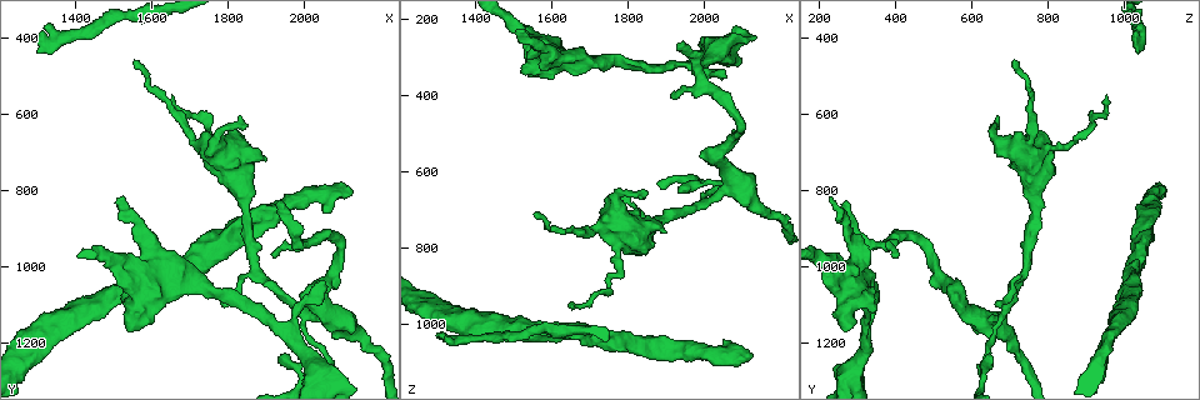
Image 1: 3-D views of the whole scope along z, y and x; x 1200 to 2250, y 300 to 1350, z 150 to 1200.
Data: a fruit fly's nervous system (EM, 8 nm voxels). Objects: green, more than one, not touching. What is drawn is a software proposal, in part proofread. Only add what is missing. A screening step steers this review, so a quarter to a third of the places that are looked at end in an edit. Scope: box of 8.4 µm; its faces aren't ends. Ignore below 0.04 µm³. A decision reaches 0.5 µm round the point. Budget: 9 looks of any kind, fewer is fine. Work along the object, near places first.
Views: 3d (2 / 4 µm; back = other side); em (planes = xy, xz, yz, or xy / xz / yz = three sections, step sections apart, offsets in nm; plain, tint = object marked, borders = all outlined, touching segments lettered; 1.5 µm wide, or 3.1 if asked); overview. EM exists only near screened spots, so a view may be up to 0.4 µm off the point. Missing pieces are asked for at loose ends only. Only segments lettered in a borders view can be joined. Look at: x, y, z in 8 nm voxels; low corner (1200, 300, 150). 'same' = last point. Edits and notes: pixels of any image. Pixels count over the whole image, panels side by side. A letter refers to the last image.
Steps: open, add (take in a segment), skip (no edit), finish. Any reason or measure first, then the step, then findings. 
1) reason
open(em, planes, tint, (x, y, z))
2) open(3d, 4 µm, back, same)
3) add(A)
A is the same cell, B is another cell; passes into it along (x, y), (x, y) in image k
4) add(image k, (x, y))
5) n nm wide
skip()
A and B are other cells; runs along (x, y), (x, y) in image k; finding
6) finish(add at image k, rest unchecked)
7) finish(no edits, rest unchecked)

branch stops here
open(3d, 2 µm, (1835, 600, 675))

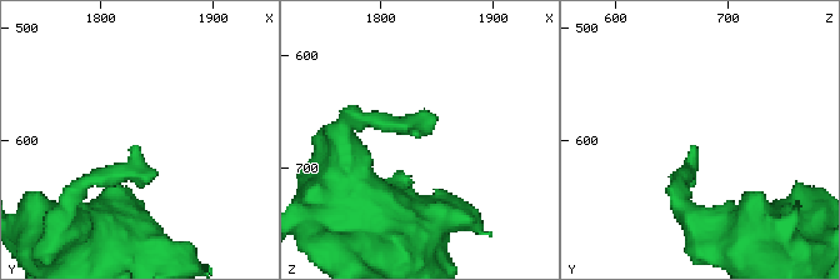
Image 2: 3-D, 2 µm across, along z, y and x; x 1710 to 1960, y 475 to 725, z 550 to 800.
open(em, xz, step 4, borders, (1832, 602, 668))

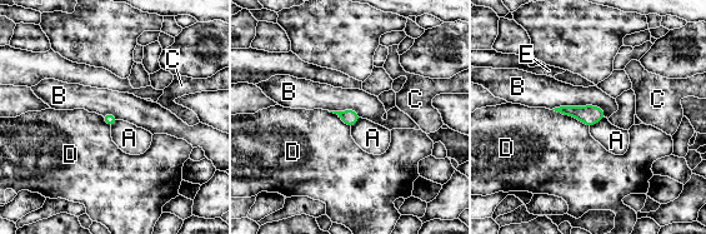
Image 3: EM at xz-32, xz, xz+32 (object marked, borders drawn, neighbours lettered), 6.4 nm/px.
skip()
A, B, C, D and E are other cells; border along (551, 109), (599, 105), (606, 116) in image 3; no lettered segment goes on from it

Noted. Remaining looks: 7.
free end
open(em, xy, step 4, borders, (1520, 815, 235))

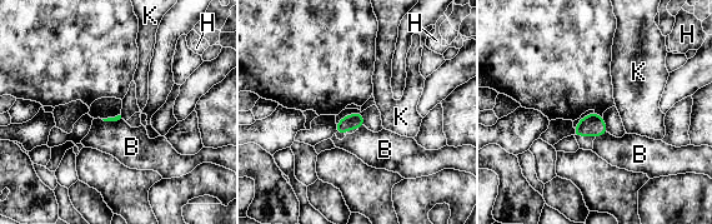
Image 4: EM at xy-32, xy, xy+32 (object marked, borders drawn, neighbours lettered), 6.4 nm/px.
skip()
B, H and K are other cells; no lettered segment goes on from it

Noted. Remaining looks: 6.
free end
open(em, planes, borders, (1930, 830, 265))

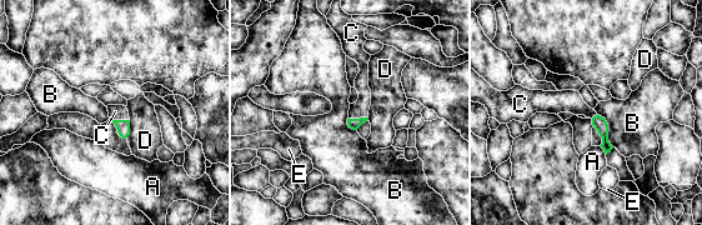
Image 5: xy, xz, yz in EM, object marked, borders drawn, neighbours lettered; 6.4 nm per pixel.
add(C)
C is the same cell, A, B, D and E are other cells; passes into it along (354, 124), (357, 119), (360, 109) in image 5; it goes on there

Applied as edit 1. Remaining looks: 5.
see it whole again
open(overview)

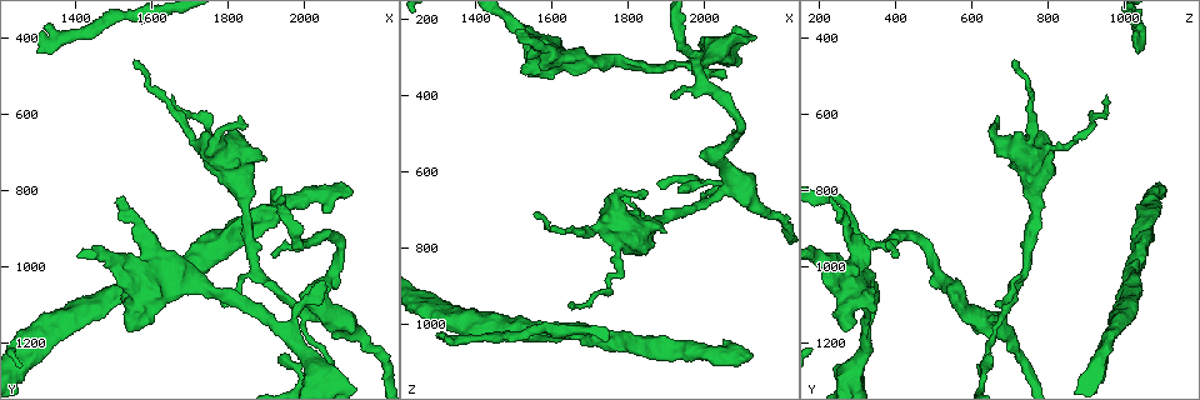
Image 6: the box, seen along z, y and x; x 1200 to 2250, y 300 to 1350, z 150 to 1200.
open(em, planes, borders, (1305, 440, 1030))

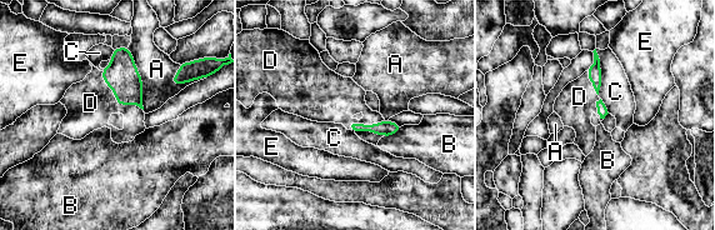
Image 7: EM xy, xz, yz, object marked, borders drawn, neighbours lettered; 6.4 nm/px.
add(D)
D is the same cell, A, B, C and E are other cells; passes into it along (121, 76), (115, 101), (90, 103) in image 7; it goes on there

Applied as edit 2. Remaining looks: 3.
finish(add at image 5, add at image 7, rest unchecked)

